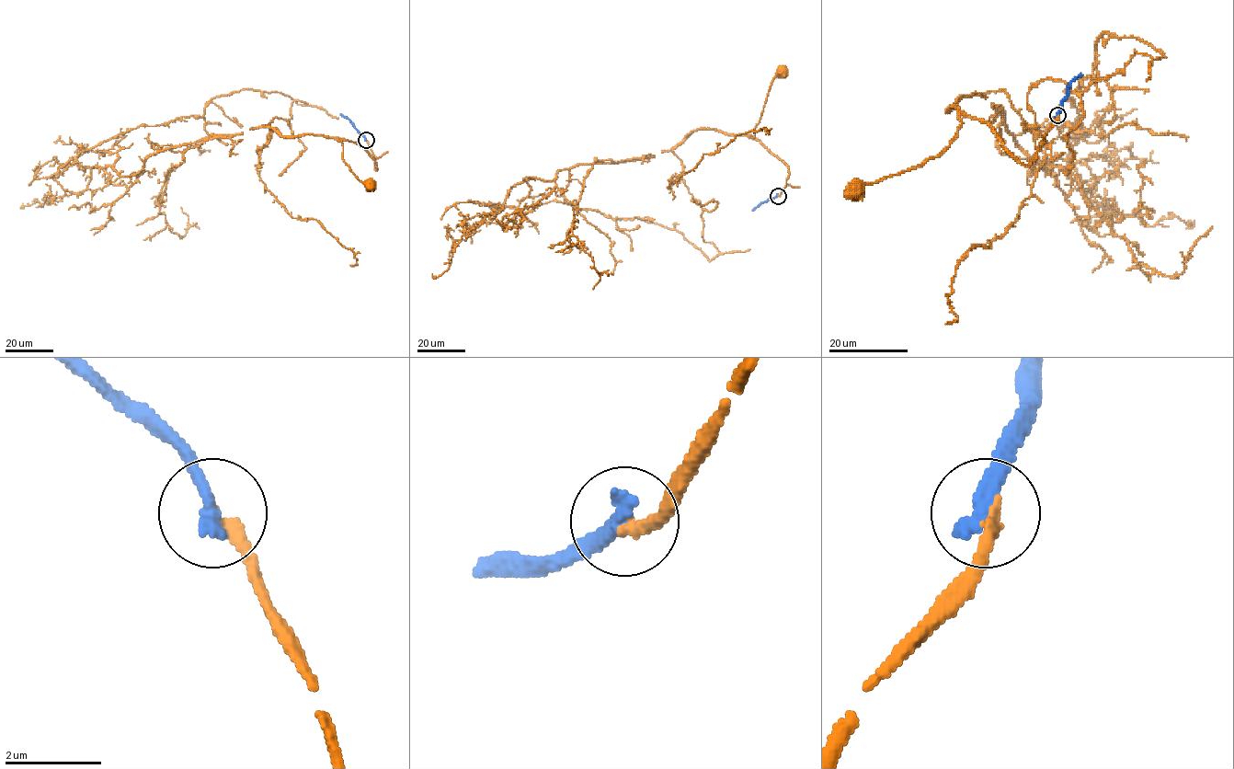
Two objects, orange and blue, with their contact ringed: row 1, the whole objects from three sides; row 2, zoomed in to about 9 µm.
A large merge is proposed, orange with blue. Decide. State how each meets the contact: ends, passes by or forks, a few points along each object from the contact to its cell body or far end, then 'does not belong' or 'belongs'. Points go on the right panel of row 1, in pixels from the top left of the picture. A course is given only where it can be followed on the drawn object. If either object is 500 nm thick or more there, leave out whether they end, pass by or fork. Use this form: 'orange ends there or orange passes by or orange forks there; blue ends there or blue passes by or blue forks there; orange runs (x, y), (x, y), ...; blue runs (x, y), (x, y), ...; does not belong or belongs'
orange ends there; blue ends there; orange runs (1058, 115), (1036, 156), (1027, 165), (1022, 164), (985, 122), (960, 114), (958, 133), (936, 156), (855, 189); blue runs (1058, 115), (1068, 86), (1082, 74); does not belong

